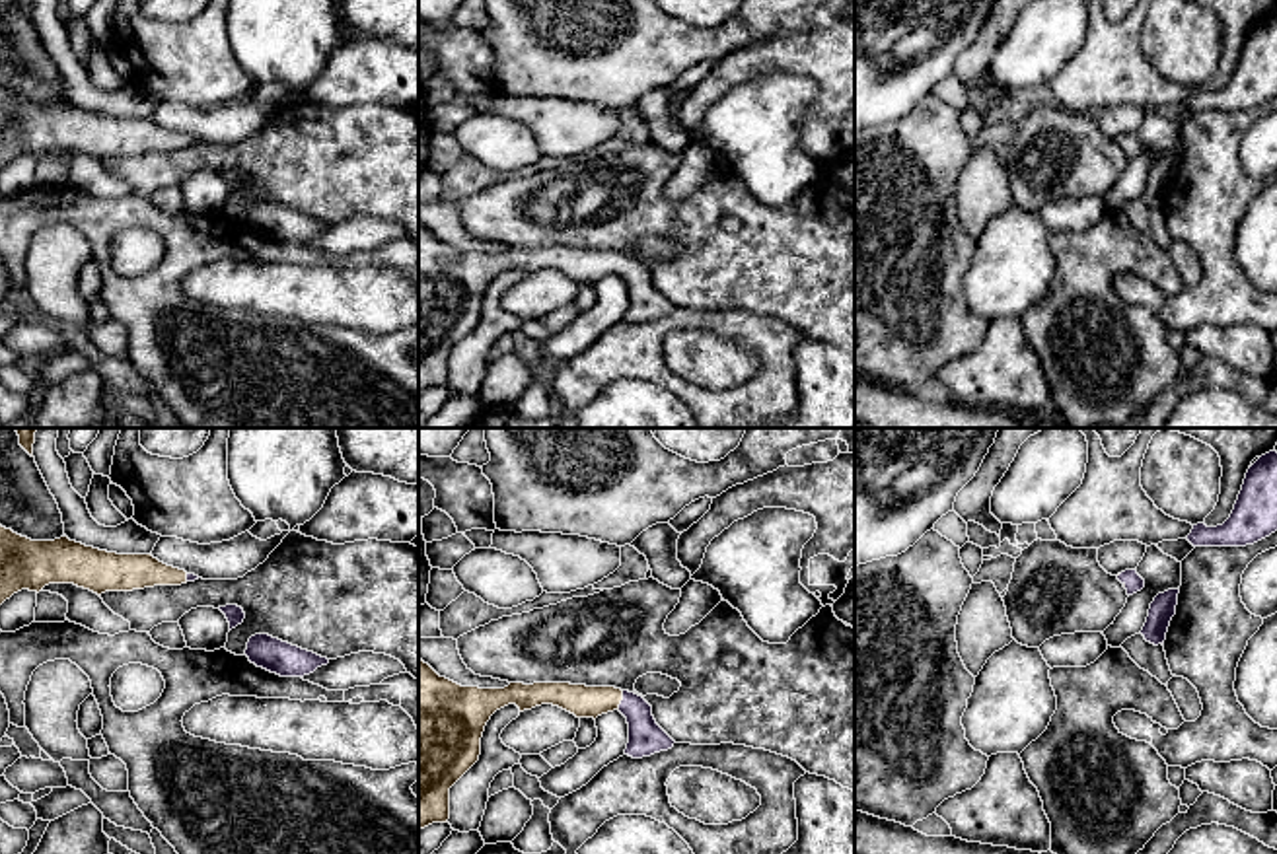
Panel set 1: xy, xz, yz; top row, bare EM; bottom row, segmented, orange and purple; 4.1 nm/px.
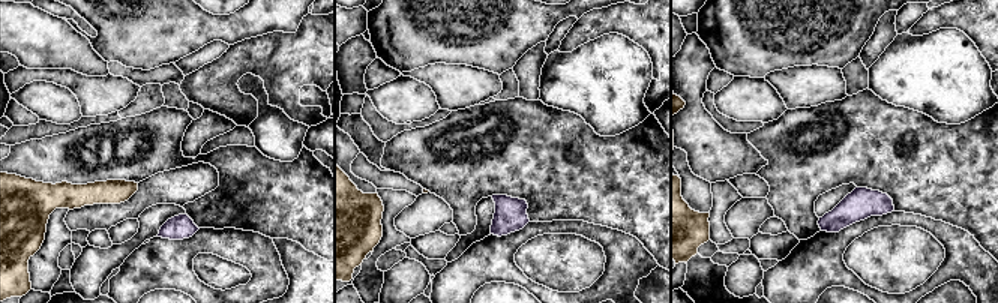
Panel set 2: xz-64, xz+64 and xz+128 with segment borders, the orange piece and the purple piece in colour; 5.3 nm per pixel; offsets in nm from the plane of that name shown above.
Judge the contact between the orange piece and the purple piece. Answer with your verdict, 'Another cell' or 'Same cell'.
Same cell

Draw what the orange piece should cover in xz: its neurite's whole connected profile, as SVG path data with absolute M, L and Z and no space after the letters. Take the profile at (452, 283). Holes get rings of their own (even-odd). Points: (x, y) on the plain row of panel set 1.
M419 222L419 395L448 387L450 352L479 325L487 286L508 268L520 276L553 268L594 284L619 274L629 288L625 319L633 323L668 315L675 307L656 288L652 270L635 257L570 247L461 251Z

